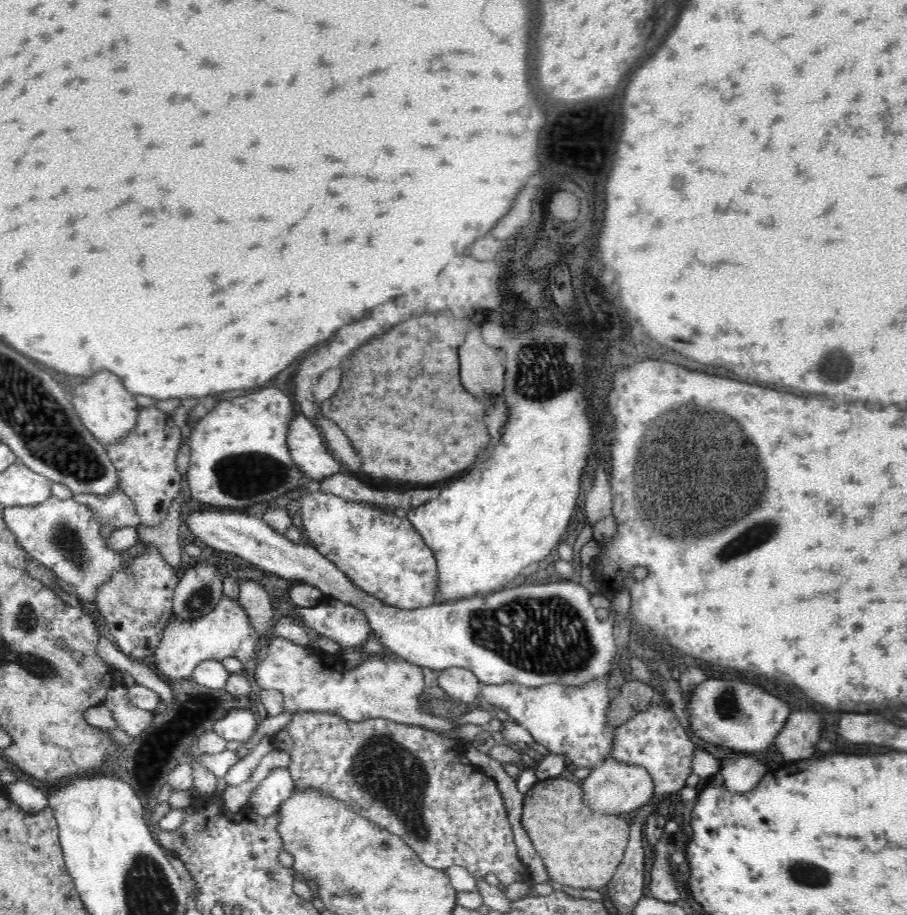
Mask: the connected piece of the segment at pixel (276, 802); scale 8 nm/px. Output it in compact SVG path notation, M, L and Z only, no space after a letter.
M274 768L250 796L248 805L261 816L272 816L282 802L288 801L297 790L288 768Z

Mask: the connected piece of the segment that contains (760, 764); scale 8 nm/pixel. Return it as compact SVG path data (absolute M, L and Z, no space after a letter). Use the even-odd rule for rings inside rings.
M742 756L723 758L721 760L720 774L724 779L724 787L728 793L744 795L754 791L766 774L774 772L776 768L768 765L761 756Z

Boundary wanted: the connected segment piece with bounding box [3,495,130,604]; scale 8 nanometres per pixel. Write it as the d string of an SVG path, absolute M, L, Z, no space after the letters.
M52 495L37 505L6 506L3 519L28 557L47 566L73 588L72 594L88 604L94 604L98 588L118 573L124 562L130 562L130 556L108 547L108 539L100 535L101 524L92 517L92 509L73 498L61 500Z

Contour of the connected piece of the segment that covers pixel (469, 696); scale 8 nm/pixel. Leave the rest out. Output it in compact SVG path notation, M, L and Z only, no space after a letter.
M462 667L441 669L438 684L452 700L460 700L469 706L476 705L481 682L472 671Z

